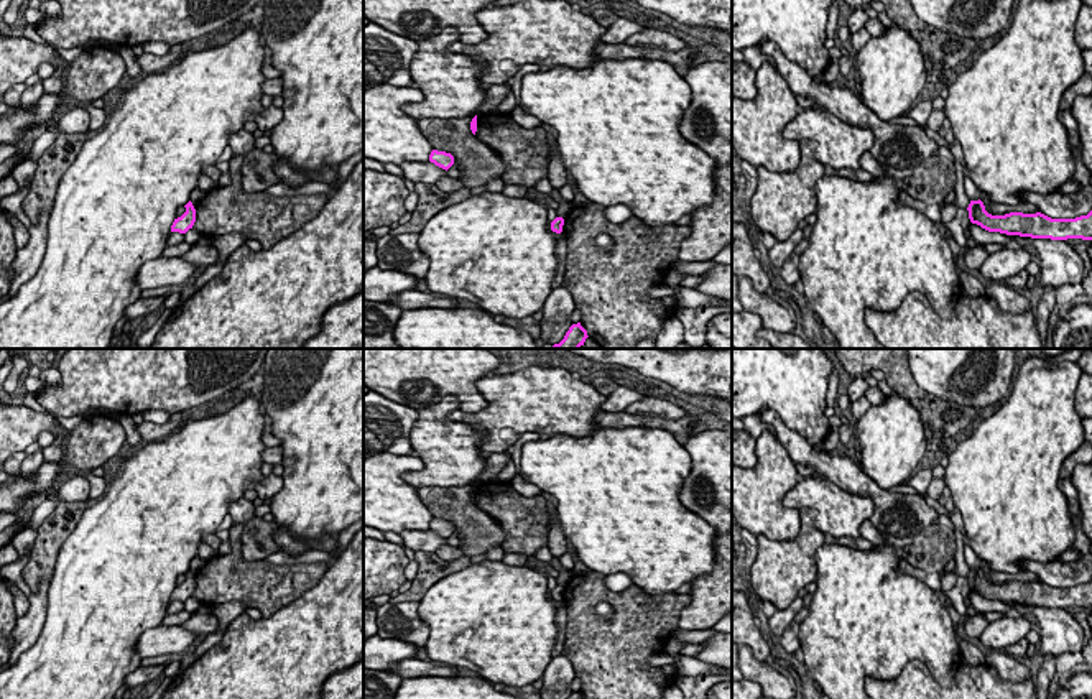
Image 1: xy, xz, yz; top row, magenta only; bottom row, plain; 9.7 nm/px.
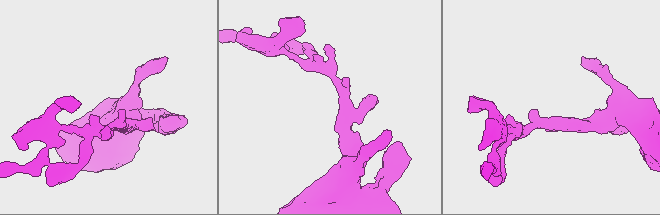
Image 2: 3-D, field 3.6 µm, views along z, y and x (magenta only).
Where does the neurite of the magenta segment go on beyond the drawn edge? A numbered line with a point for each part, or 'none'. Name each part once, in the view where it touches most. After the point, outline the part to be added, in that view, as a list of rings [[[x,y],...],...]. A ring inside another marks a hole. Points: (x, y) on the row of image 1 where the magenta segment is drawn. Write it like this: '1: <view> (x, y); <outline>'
none

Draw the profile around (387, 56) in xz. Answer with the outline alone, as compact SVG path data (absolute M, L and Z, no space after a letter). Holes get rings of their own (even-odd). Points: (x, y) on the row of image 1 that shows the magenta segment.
M363 16L363 90L375 86L413 87L410 64L418 41L390 33Z

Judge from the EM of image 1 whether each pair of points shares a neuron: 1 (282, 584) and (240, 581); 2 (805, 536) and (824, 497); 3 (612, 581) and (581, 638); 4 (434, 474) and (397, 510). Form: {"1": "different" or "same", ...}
{"1": "same", "2": "different", "3": "different", "4": "different"}

